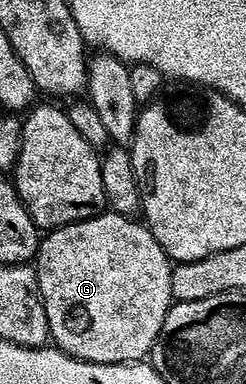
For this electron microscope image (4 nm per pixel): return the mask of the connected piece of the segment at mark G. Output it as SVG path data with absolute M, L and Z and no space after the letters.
M102 212L94 218L88 218L82 222L72 222L66 226L59 226L48 231L37 243L35 269L39 280L39 288L41 289L41 298L45 302L49 337L52 345L56 349L62 350L63 353L84 362L119 366L142 361L152 351L155 340L163 328L163 320L175 301L171 292L171 272L173 271L171 260L163 252L163 248L155 240L155 236L149 231L149 227L138 221L136 217L125 218L122 214Z

